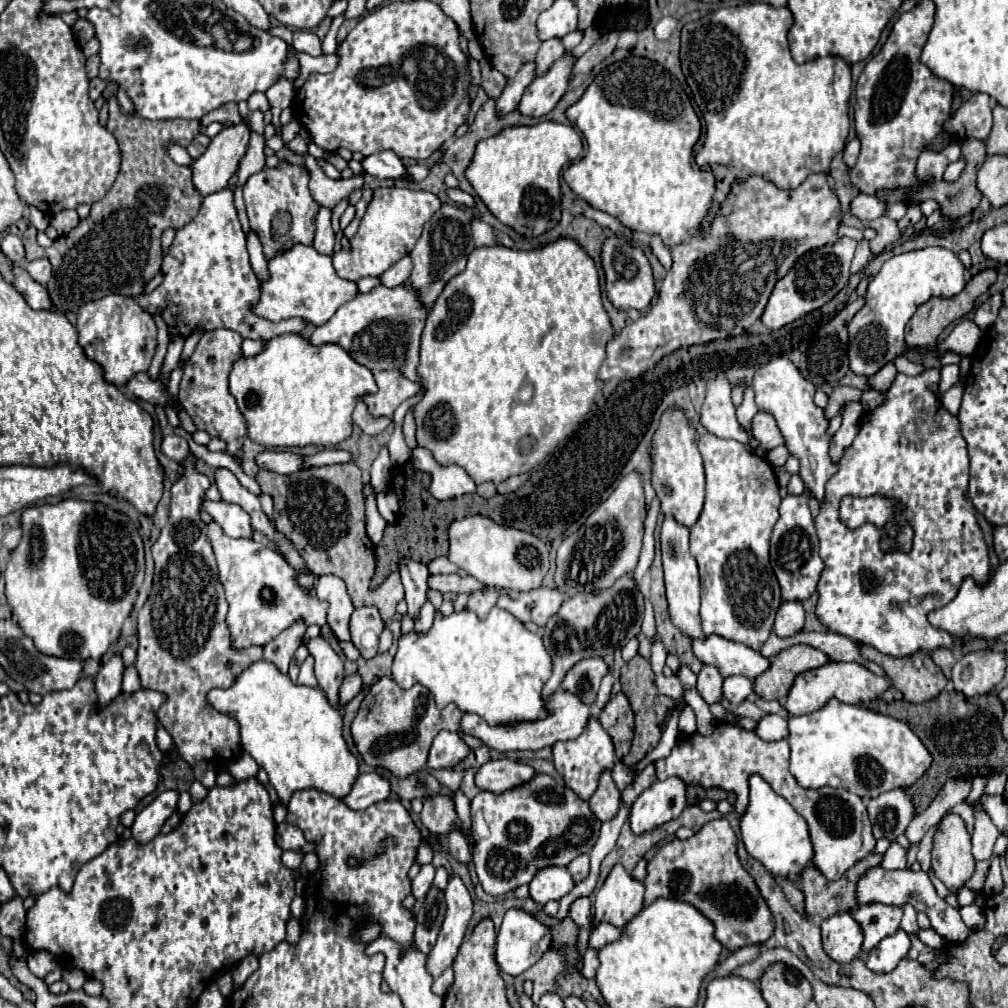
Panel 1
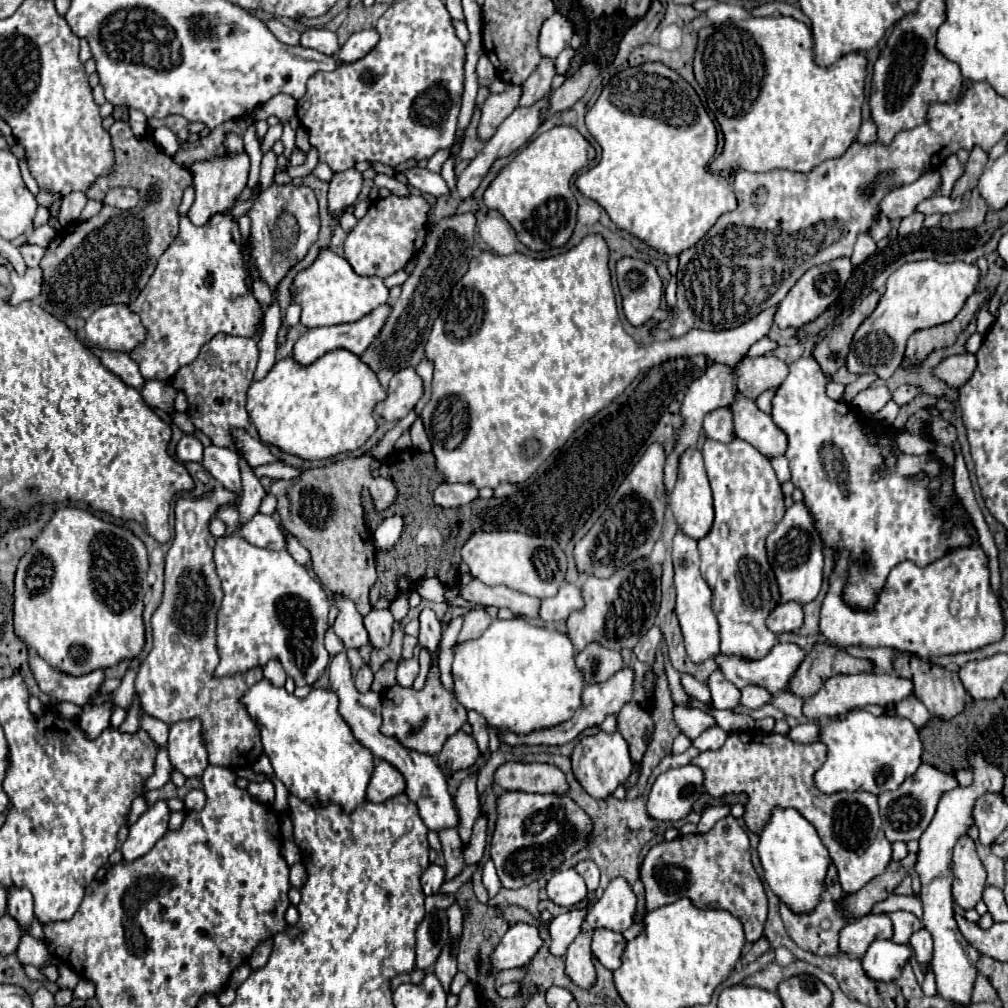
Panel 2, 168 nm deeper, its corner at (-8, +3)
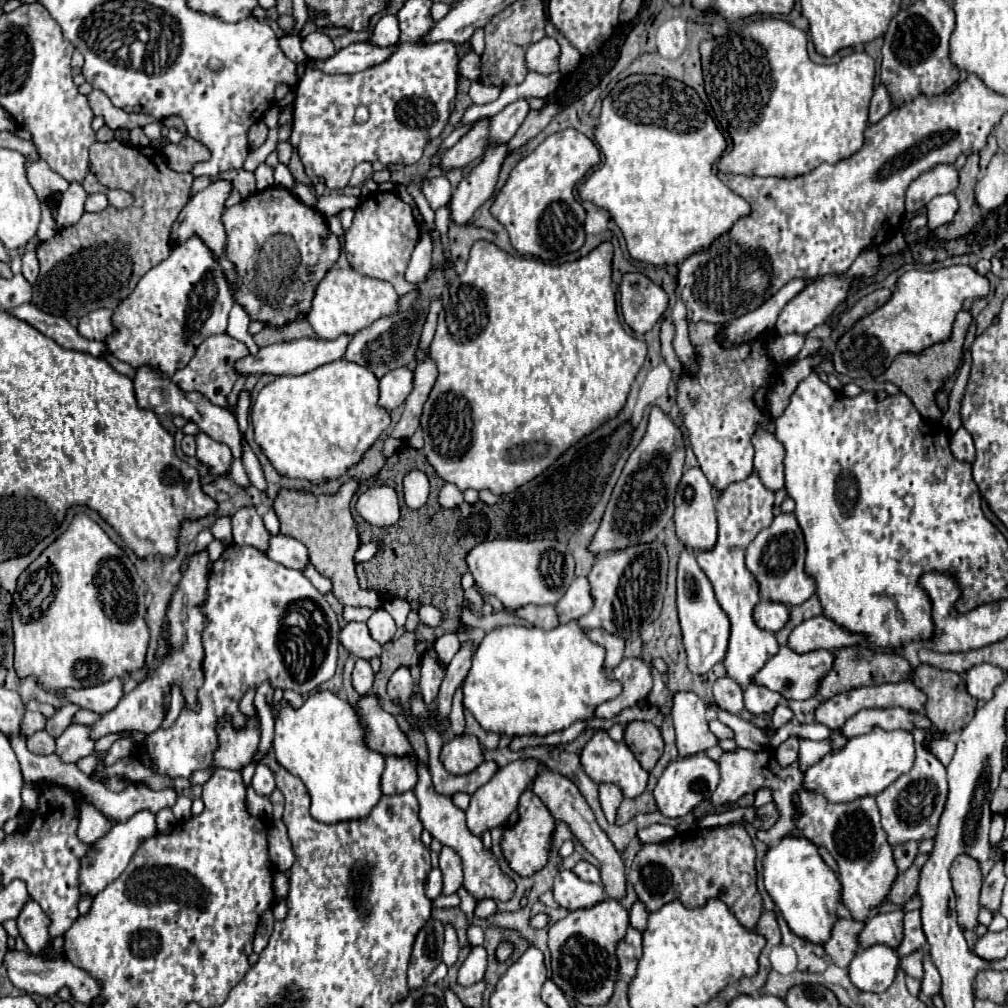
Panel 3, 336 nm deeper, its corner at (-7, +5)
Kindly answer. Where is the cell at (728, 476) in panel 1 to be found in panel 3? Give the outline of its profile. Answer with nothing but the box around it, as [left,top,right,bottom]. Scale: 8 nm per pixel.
[697,473,779,687]

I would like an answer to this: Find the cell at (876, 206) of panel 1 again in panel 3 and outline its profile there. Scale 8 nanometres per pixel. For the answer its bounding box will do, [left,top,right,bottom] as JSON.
[905,165,959,213]

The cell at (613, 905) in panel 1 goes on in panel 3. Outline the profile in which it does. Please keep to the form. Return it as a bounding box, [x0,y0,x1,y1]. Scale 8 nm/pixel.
[547,899,629,1007]

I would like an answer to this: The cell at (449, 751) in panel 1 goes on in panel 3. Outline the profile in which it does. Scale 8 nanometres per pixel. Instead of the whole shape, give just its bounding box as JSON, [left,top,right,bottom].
[441,735,485,775]

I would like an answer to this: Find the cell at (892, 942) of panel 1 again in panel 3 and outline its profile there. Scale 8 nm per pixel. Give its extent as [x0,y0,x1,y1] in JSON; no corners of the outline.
[849,945,899,993]

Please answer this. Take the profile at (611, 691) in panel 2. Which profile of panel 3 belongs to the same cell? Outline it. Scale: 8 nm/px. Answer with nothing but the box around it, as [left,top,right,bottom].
[595,657,653,719]

